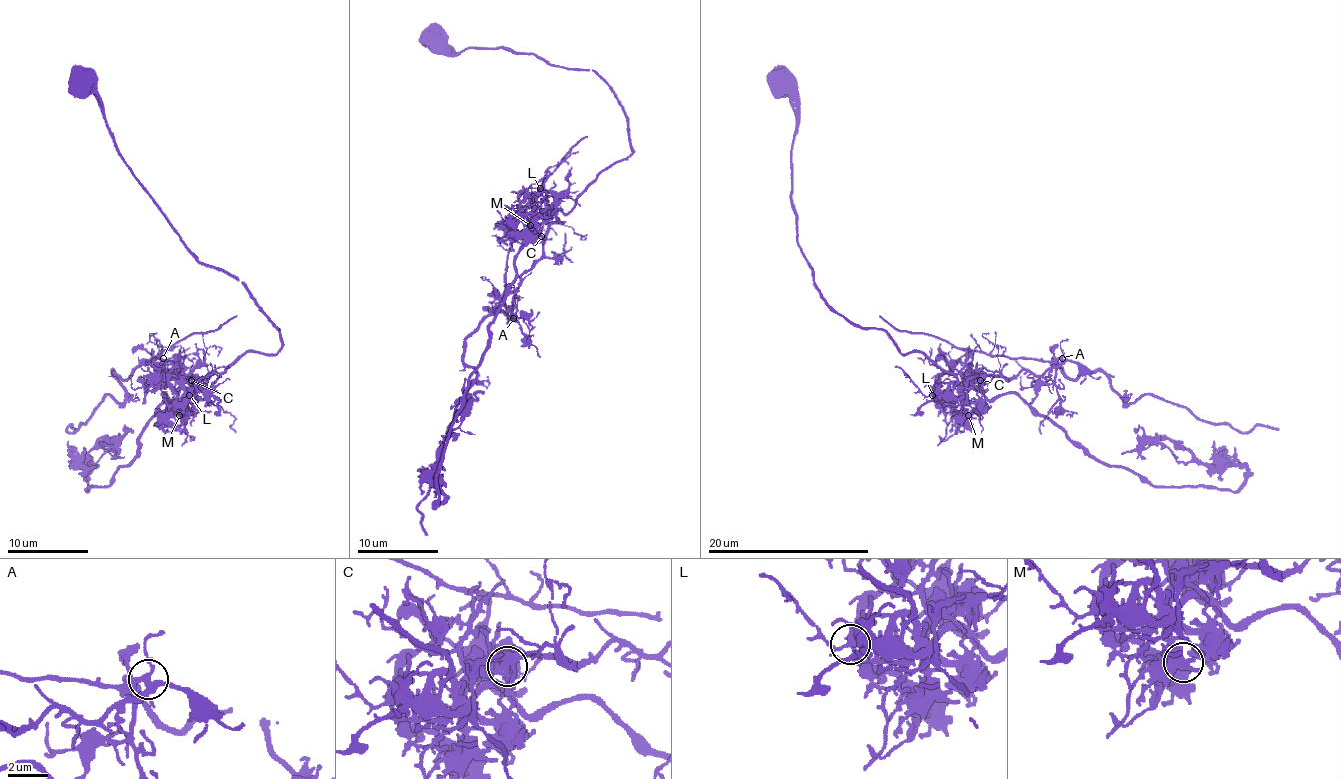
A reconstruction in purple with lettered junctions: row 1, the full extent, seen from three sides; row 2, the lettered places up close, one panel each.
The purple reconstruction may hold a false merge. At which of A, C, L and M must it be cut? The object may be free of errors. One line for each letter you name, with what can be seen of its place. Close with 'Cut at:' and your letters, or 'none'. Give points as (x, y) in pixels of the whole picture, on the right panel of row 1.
C: (980, 380)
Cut at: C

